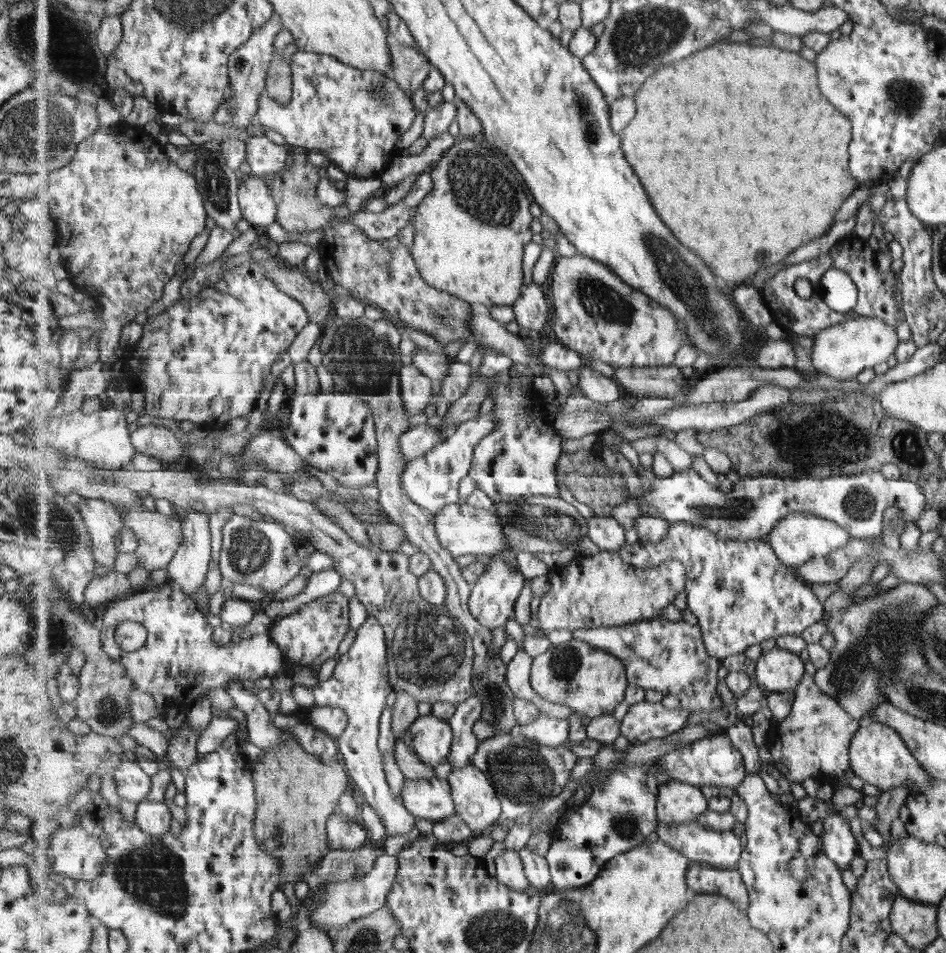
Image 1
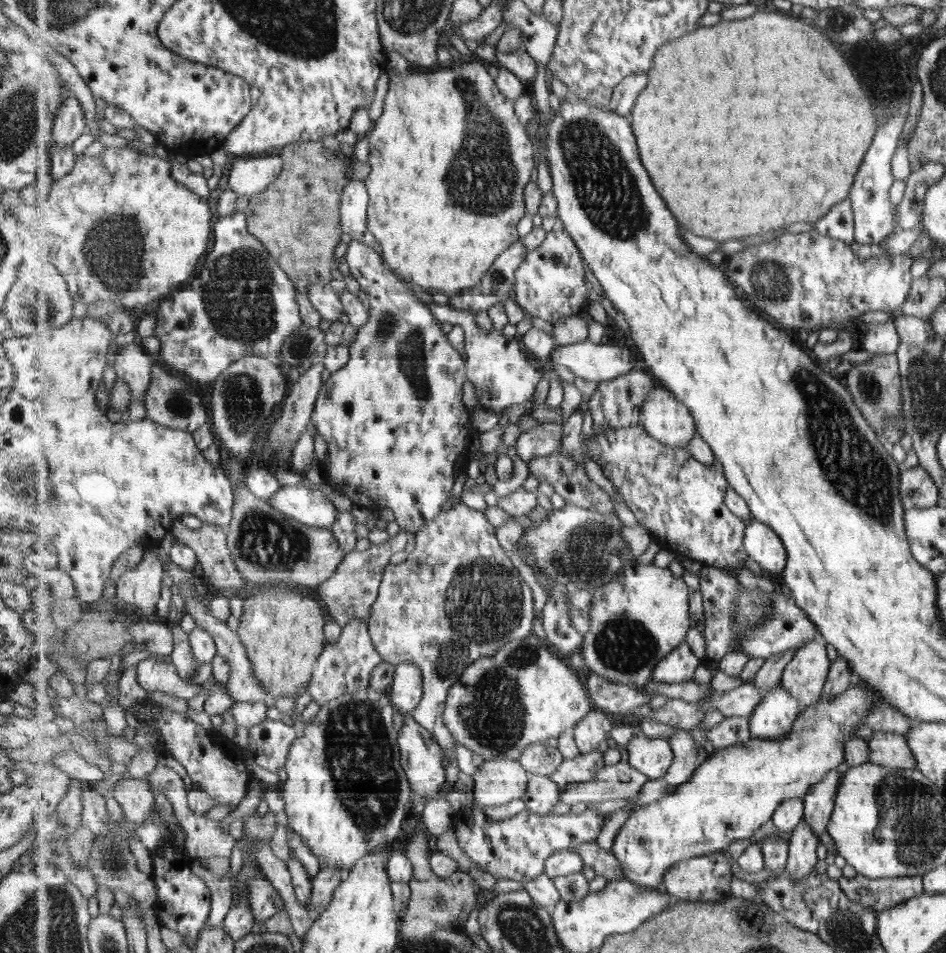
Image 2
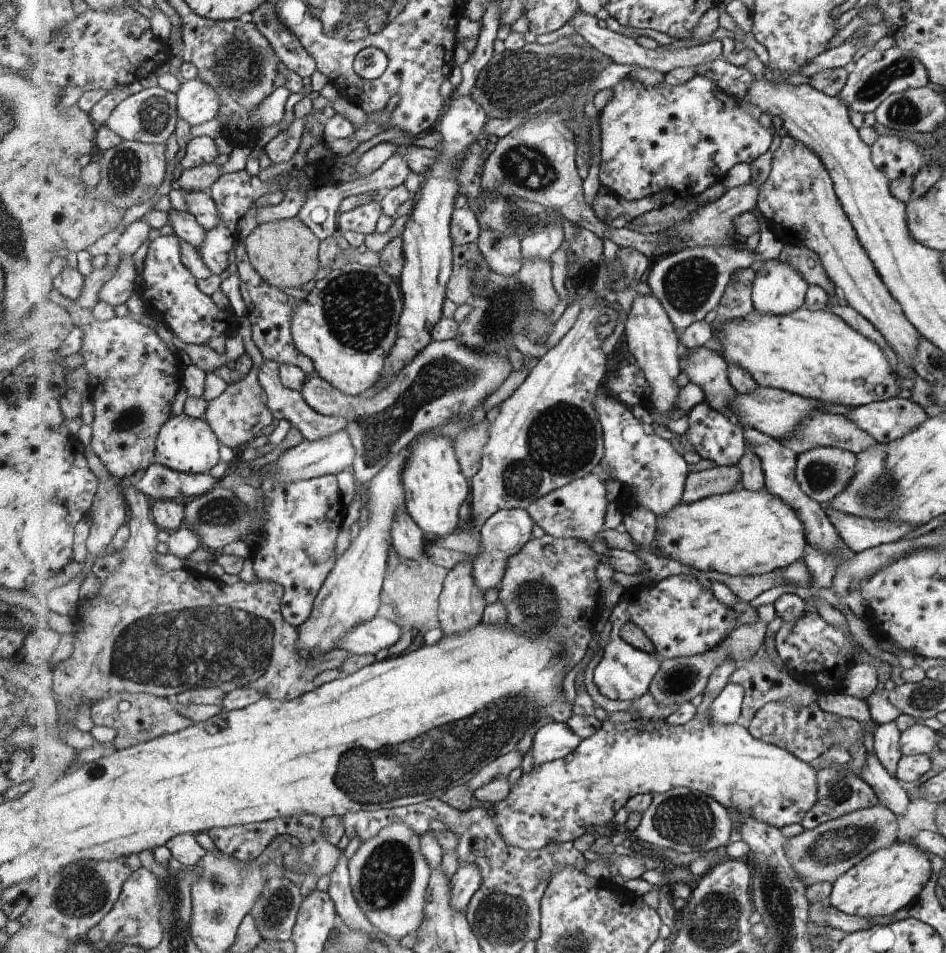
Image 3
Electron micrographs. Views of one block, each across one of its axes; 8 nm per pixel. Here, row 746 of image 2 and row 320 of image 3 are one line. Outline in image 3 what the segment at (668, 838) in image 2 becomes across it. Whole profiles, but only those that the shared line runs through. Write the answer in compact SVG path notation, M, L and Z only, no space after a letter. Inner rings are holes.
M803 307L787 316L773 316L773 314L761 314L755 309L745 318L725 322L716 337L723 344L726 361L745 368L759 386L777 388L822 403L829 402L833 405L850 407L898 397L902 382L892 372L879 344L851 327L851 323L847 324L841 316L826 310L811 311Z

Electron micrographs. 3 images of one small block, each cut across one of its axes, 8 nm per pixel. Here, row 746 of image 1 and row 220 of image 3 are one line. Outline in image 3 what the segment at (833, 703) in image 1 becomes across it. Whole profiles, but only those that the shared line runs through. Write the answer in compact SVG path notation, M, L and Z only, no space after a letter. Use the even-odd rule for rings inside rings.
M788 134L782 138L782 144L772 158L772 173L760 190L758 209L775 226L799 235L797 240L819 256L826 275L844 296L846 304L867 319L897 358L912 368L911 360L915 358L917 340L921 337L881 281L876 265L837 197L824 161L807 144Z

